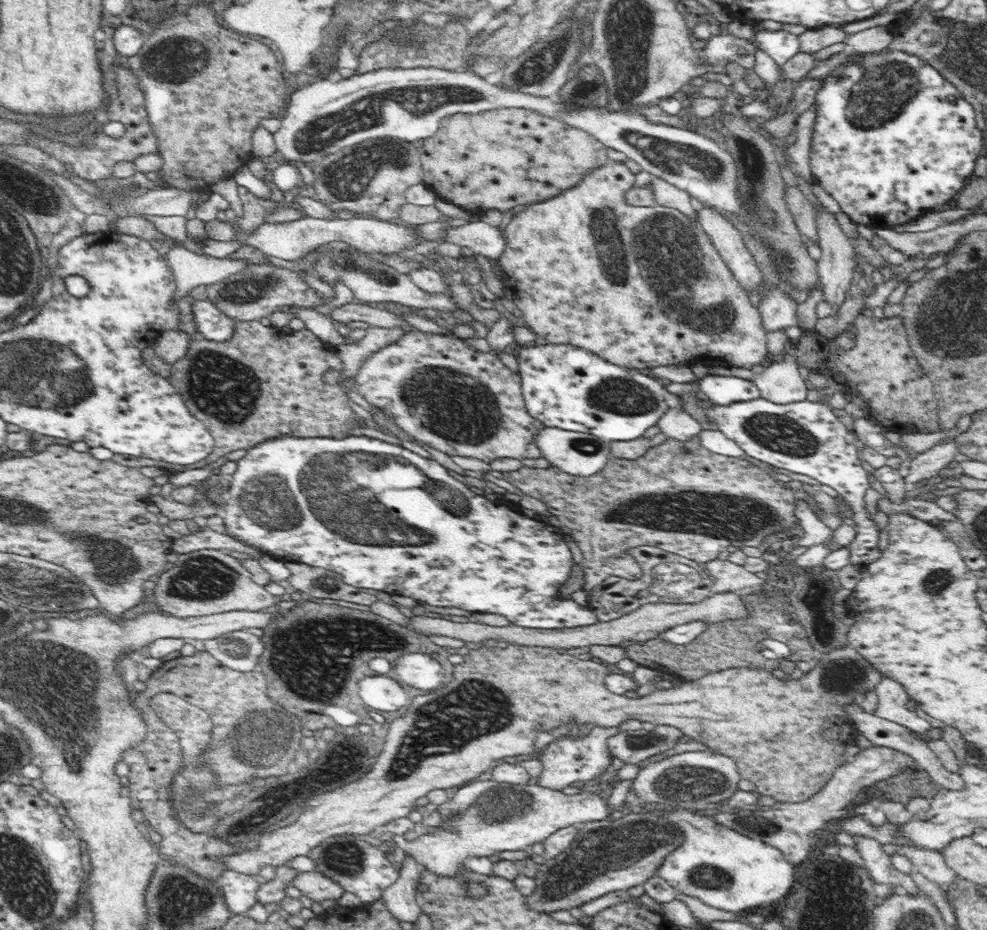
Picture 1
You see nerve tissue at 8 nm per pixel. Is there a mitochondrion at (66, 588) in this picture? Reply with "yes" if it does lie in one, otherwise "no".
yes

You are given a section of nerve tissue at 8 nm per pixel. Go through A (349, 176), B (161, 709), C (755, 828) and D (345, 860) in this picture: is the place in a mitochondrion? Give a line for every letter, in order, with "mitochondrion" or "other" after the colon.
A: mitochondrion
B: other
C: mitochondrion
D: mitochondrion

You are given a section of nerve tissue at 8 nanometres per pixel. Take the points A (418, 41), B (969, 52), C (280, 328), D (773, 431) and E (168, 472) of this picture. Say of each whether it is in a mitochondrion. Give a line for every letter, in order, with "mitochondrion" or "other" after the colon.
A: mitochondrion
B: mitochondrion
C: other
D: mitochondrion
E: other

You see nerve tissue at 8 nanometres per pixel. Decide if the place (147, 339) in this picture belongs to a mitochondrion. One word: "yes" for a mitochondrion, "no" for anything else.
no

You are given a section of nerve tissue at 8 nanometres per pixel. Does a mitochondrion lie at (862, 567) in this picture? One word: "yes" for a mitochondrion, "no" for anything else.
no

